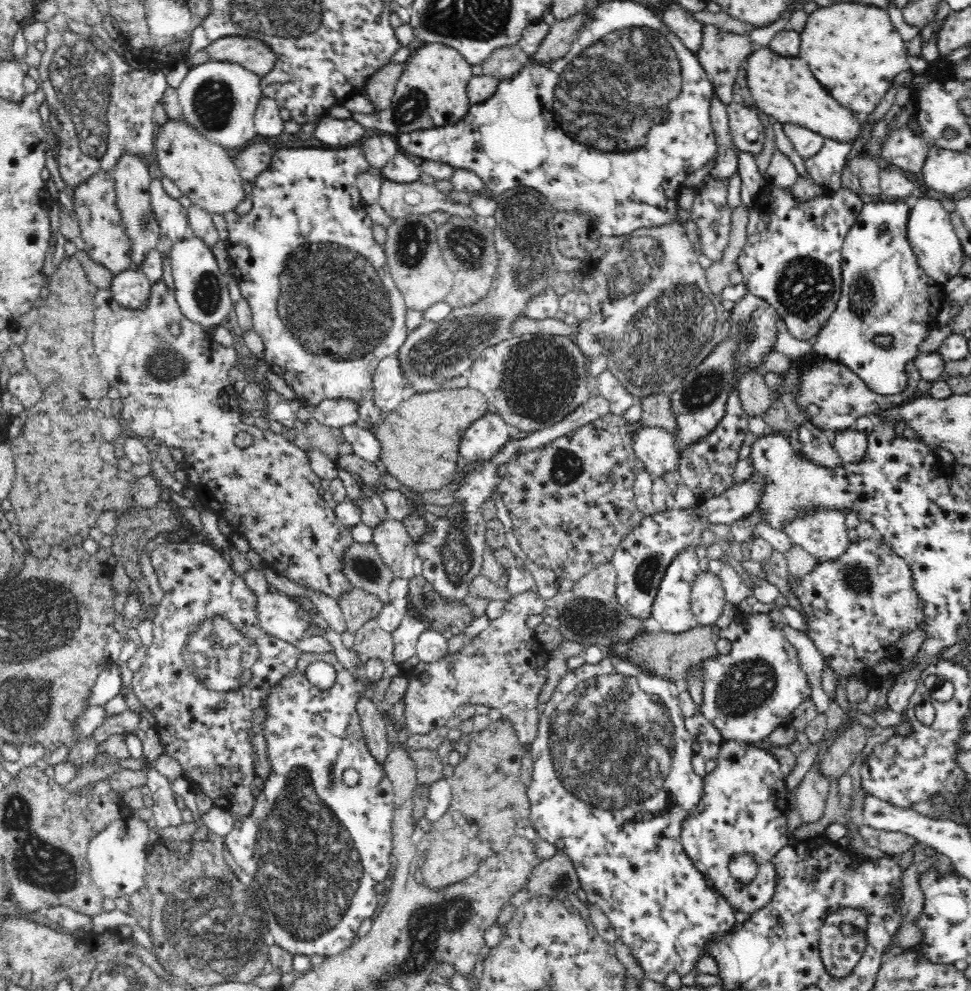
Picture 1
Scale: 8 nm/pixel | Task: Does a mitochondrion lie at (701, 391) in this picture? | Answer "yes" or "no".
yes

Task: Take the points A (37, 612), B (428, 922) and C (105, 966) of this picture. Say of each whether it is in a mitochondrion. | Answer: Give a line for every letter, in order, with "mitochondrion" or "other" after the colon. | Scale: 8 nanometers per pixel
A: mitochondrion
B: mitochondrion
C: mitochondrion

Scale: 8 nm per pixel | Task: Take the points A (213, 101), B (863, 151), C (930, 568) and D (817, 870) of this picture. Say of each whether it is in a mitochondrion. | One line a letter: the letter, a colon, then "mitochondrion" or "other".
A: mitochondrion
B: other
C: other
D: other

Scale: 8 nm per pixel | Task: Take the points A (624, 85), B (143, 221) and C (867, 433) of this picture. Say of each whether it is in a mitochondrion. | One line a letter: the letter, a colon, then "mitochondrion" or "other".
A: mitochondrion
B: mitochondrion
C: other

